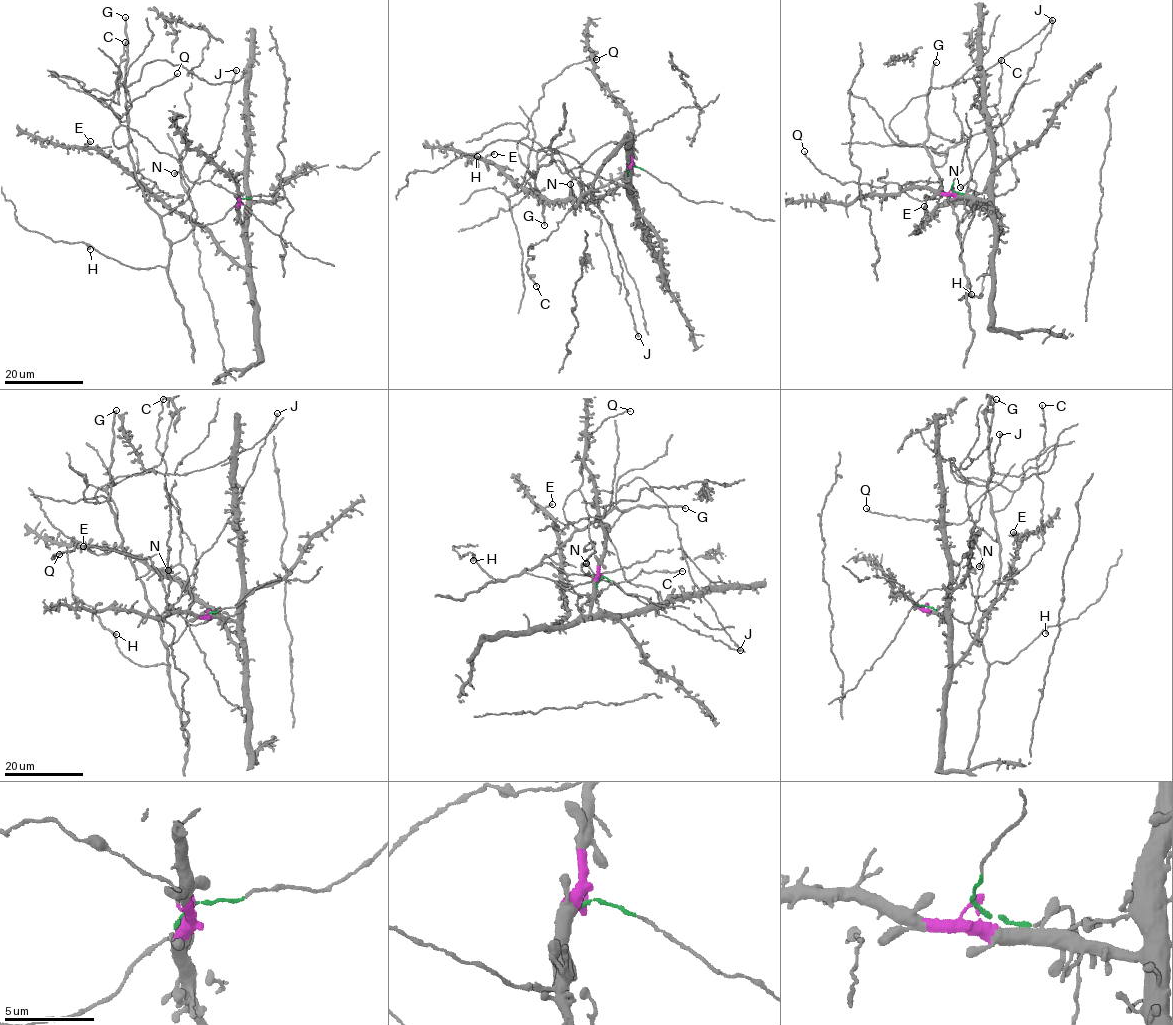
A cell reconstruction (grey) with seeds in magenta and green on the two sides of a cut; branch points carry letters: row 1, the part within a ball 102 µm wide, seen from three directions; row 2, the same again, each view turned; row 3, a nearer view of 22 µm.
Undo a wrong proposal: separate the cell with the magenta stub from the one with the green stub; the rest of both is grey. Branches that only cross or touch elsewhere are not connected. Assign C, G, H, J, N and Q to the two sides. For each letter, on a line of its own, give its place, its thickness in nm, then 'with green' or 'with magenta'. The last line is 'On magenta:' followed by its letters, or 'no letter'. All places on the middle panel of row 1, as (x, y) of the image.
C: (536, 286) | 170 nm | with green
G: (544, 225) | 240 nm | with green
H: (477, 156) | 320 nm | with green
J: (638, 336) | 280 nm | with green
N: (570, 184) | 340 nm | with green
Q: (596, 59) | 180 nm | with green
On magenta: no letter

